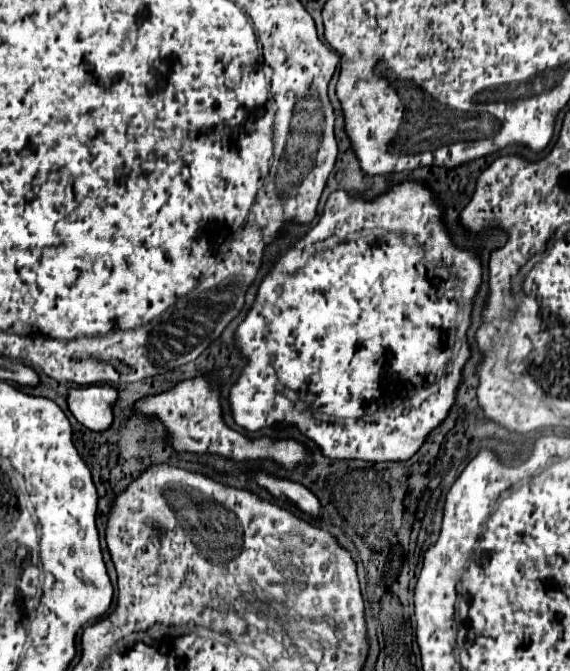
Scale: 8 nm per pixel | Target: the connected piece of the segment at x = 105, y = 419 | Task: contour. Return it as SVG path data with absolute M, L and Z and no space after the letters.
M113 385L77 387L67 393L67 405L73 417L87 429L101 433L113 423L113 407L119 393Z

